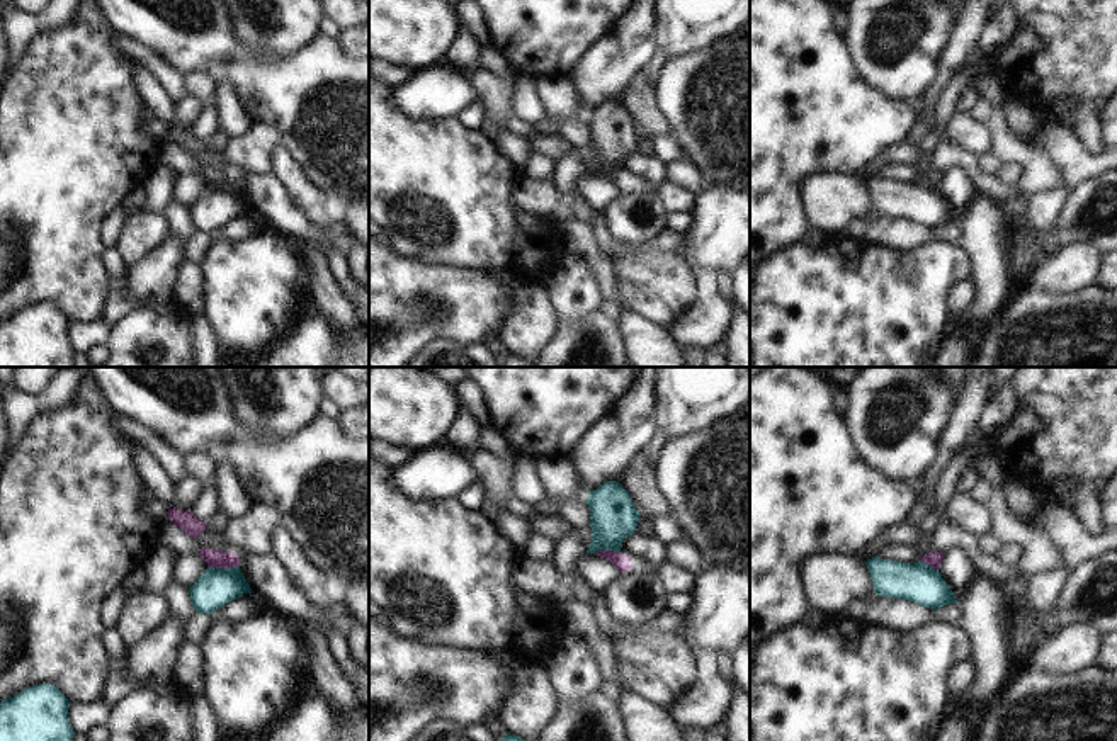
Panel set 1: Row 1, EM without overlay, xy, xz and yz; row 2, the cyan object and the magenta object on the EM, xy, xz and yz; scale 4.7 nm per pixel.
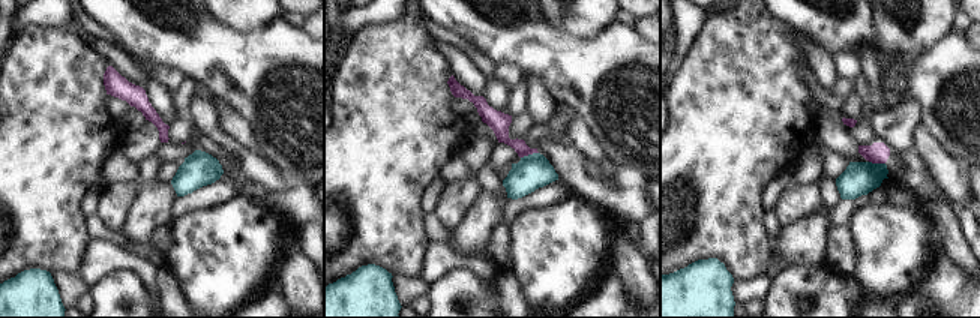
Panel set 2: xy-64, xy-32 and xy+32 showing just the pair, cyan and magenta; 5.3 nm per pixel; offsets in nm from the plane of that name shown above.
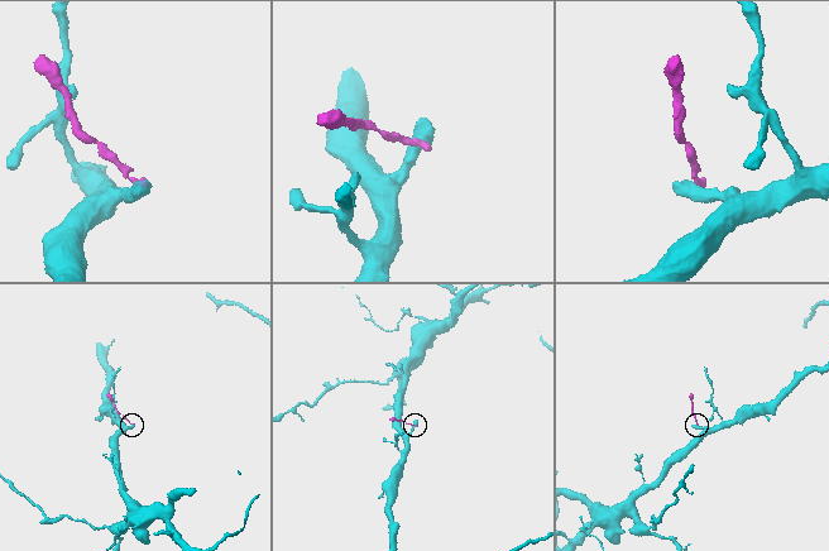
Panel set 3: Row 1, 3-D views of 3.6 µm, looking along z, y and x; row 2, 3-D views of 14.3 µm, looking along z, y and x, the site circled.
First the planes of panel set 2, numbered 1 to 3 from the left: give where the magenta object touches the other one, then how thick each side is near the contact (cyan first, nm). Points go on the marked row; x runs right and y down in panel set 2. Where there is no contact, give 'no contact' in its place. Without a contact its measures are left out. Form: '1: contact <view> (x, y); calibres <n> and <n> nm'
1: no contact
2: contact xy-32 (529, 155); calibres 190 and 110 nm
3: contact xy+32 (877, 164); calibres 180 and 110 nm

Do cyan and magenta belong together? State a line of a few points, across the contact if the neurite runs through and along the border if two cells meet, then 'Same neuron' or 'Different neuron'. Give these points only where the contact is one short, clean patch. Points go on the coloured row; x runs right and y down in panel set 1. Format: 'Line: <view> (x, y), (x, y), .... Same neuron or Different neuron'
Line: xy (238, 565), (208, 568). Different neuron.

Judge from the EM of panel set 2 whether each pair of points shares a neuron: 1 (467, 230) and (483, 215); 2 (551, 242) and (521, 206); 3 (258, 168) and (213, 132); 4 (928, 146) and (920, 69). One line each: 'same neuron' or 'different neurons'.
1: same neuron
2: different neurons
3: same neuron
4: different neurons

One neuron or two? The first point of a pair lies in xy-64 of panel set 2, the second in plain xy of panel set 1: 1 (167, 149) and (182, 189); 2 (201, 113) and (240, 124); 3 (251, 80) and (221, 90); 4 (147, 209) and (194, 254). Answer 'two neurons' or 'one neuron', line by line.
1: one neuron
2: one neuron
3: two neurons
4: two neurons

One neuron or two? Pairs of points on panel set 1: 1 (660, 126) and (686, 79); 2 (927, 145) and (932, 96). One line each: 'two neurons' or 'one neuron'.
1: two neurons
2: two neurons

